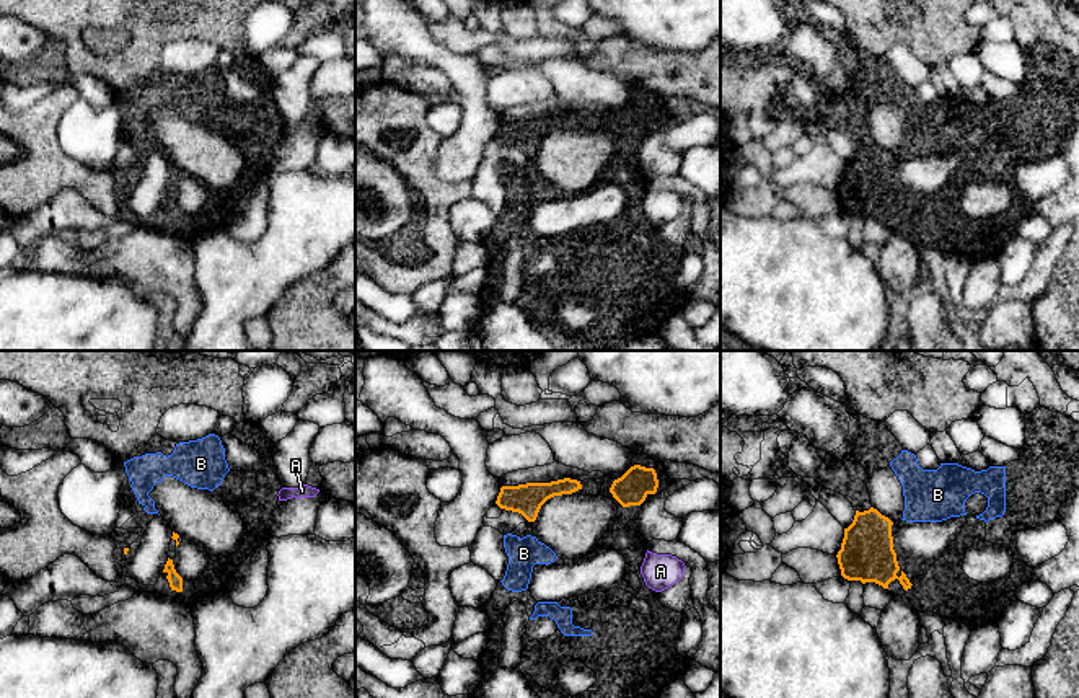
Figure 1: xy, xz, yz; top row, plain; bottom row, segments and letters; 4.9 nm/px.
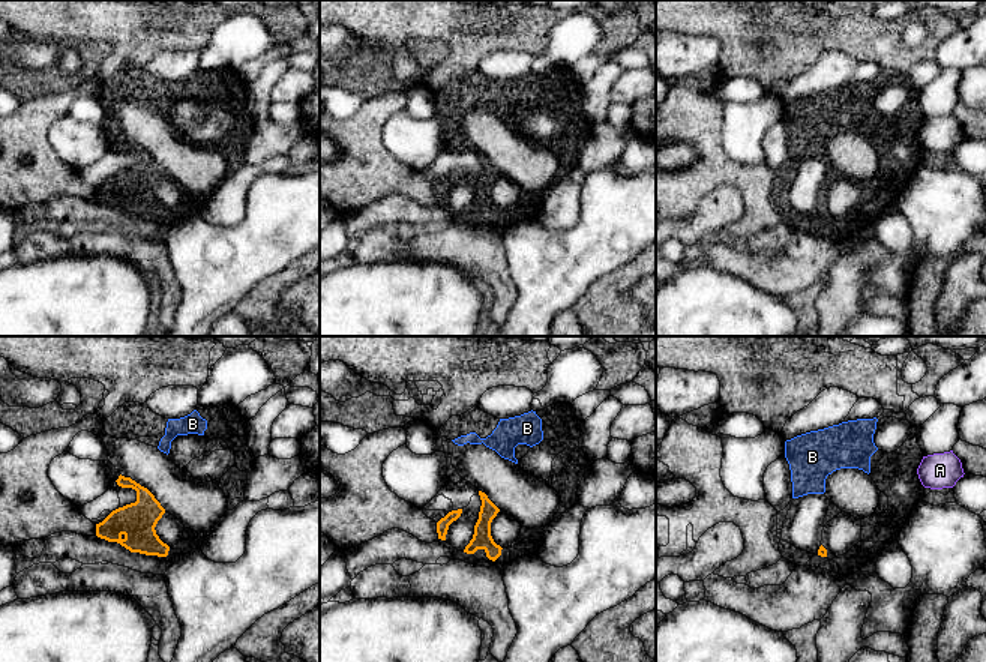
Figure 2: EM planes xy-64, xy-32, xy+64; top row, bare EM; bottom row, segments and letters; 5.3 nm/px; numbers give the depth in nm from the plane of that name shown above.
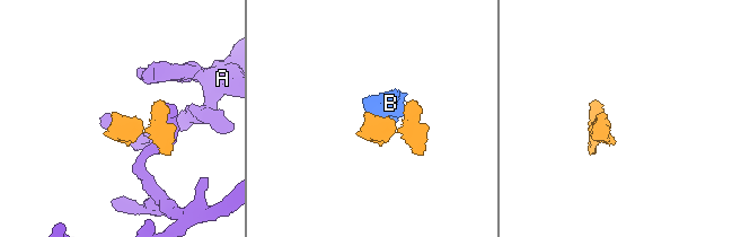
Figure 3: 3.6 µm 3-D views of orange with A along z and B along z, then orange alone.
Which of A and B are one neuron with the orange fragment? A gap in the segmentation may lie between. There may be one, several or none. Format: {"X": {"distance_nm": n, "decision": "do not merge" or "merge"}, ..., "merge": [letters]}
{"A": {"distance_nm": 220, "decision": "do not merge"}, "B": {"distance_nm": 50, "decision": "merge"}, "merge": ["B"]}

